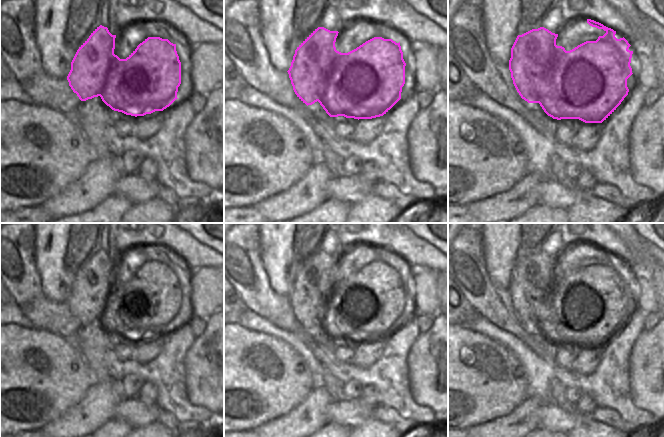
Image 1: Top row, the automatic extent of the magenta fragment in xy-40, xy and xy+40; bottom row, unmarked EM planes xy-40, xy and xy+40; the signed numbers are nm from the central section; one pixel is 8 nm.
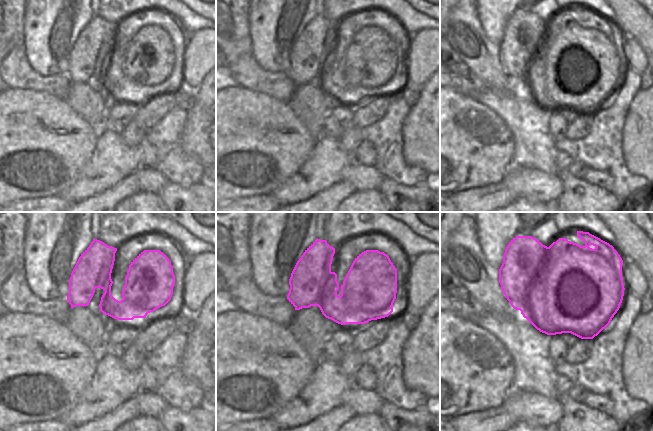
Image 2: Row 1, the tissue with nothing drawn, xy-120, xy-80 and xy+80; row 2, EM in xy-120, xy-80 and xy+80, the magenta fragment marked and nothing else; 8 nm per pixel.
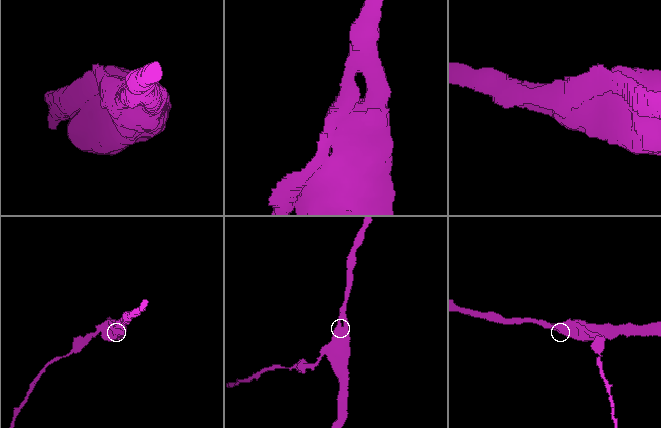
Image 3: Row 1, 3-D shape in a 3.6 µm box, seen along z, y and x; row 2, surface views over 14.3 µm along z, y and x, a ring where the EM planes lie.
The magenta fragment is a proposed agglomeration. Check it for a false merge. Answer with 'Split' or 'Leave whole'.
Leave whole.

